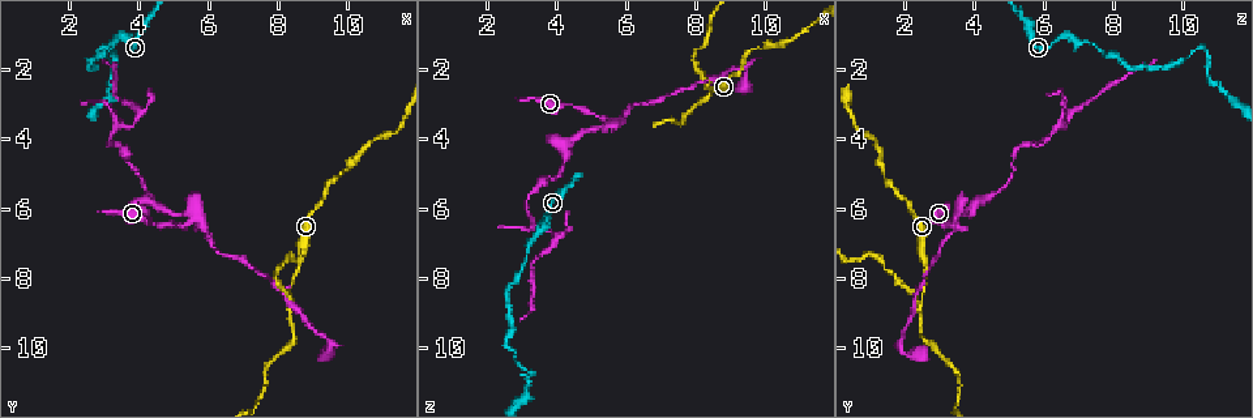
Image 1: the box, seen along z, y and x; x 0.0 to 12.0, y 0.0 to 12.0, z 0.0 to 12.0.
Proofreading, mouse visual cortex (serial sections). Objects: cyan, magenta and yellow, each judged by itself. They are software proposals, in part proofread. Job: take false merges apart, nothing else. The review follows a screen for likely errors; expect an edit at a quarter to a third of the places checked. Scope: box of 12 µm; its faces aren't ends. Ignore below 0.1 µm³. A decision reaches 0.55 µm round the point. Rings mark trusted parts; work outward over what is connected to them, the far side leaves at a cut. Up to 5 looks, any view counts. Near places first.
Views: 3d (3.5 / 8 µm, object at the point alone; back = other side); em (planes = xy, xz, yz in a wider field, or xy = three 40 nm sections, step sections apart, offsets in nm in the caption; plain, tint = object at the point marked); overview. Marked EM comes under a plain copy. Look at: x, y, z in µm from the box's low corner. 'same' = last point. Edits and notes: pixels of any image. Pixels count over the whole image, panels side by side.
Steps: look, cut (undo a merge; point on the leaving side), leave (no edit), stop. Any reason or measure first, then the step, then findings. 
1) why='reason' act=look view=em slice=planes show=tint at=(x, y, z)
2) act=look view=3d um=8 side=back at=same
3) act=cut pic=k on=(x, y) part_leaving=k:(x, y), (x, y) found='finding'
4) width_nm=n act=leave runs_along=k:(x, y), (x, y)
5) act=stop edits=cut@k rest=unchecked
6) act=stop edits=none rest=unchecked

why='branch point' act=look view=3d um=3.5 at=(8.4, 8.6, 2.5)

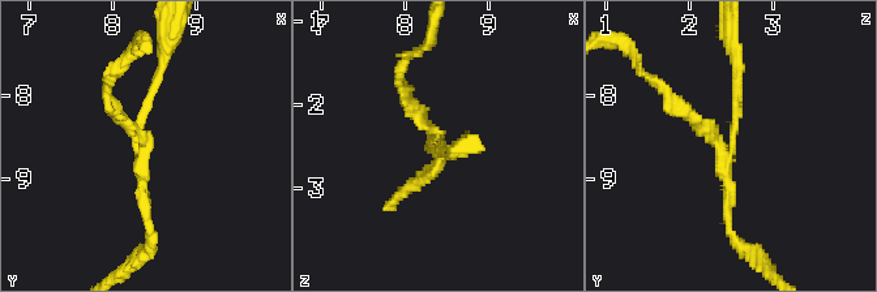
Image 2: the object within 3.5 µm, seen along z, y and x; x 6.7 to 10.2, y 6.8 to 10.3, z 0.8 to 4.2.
arms=3 arm_widths_nm=150,150,150 why='shape alone is not enough' act=look view=em slice=xy step=3 show=tint at=(8.35, 8.65, 2.50)

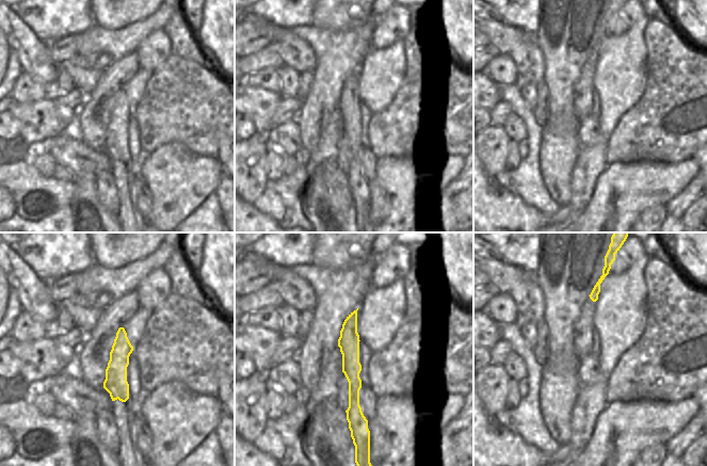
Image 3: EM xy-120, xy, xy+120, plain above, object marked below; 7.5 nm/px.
act=cut pic=2 on=(415, 111) found='two cells meet here'

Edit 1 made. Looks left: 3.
why='see it whole again' act=look view=overview

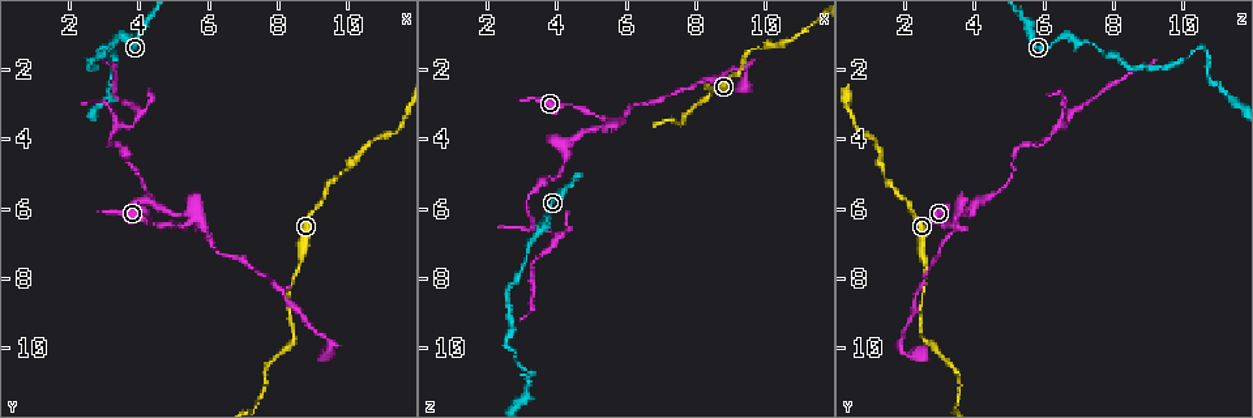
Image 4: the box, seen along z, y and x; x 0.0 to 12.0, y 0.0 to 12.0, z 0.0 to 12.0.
why='three arms meet' act=look view=3d um=3.5 at=(5.5, 6.2, 3.5)

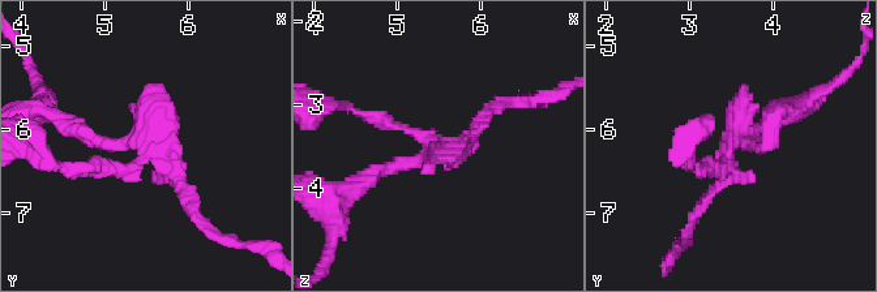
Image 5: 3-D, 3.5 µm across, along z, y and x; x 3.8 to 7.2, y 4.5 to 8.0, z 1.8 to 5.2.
act=cut pic=5 on=(138, 110) part_leaving=5:(149, 151), (54, 115) found='two cells meet here'

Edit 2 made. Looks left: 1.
act=stop edits=cut@2,cut@5 rest=unchecked

